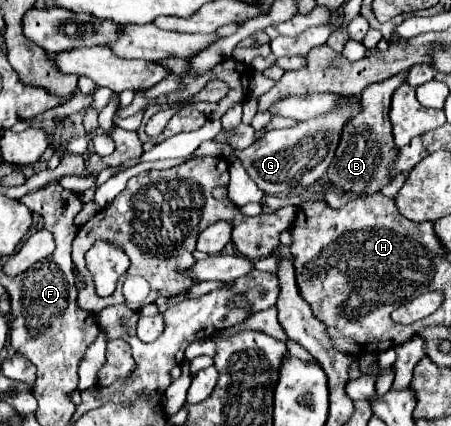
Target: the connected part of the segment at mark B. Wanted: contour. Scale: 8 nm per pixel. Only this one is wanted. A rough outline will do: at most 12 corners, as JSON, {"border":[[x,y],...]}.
{"border":[[404,76],[370,84],[328,170],[338,190],[380,192],[396,160],[390,100]]}

